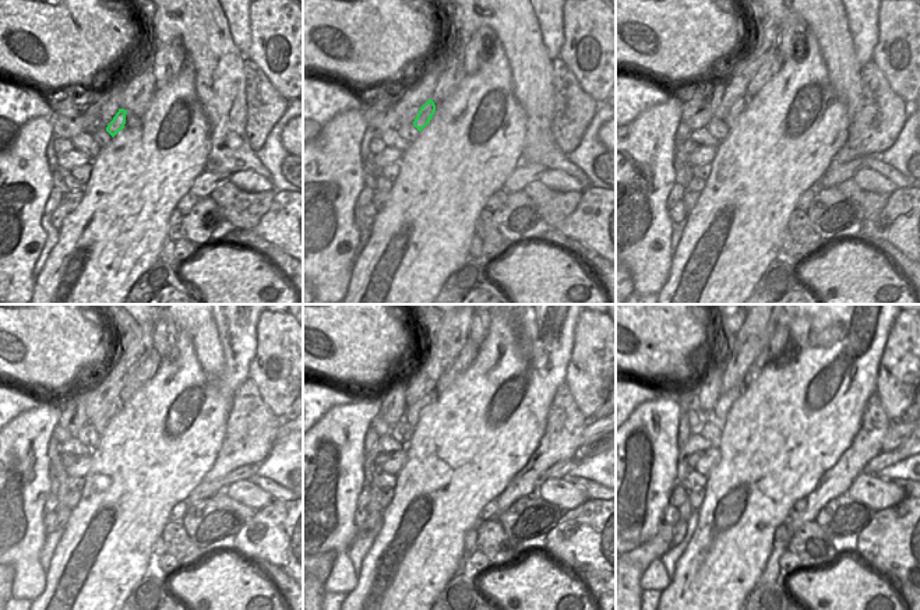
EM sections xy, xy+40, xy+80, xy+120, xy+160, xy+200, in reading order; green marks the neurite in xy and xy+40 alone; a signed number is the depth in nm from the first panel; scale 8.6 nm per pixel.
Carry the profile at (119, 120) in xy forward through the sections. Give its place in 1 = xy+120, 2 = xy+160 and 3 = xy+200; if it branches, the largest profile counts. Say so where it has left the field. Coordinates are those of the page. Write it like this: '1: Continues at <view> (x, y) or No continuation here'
1: Continues at xy+120 (99, 422)
2: Continues at xy+160 (412, 412)
3: Continues at xy+200 (726, 399).

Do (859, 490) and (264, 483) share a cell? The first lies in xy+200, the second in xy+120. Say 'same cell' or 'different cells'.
different cells

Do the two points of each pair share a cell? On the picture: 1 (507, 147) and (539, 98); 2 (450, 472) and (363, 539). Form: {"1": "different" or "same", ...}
{"1": "different", "2": "different"}

